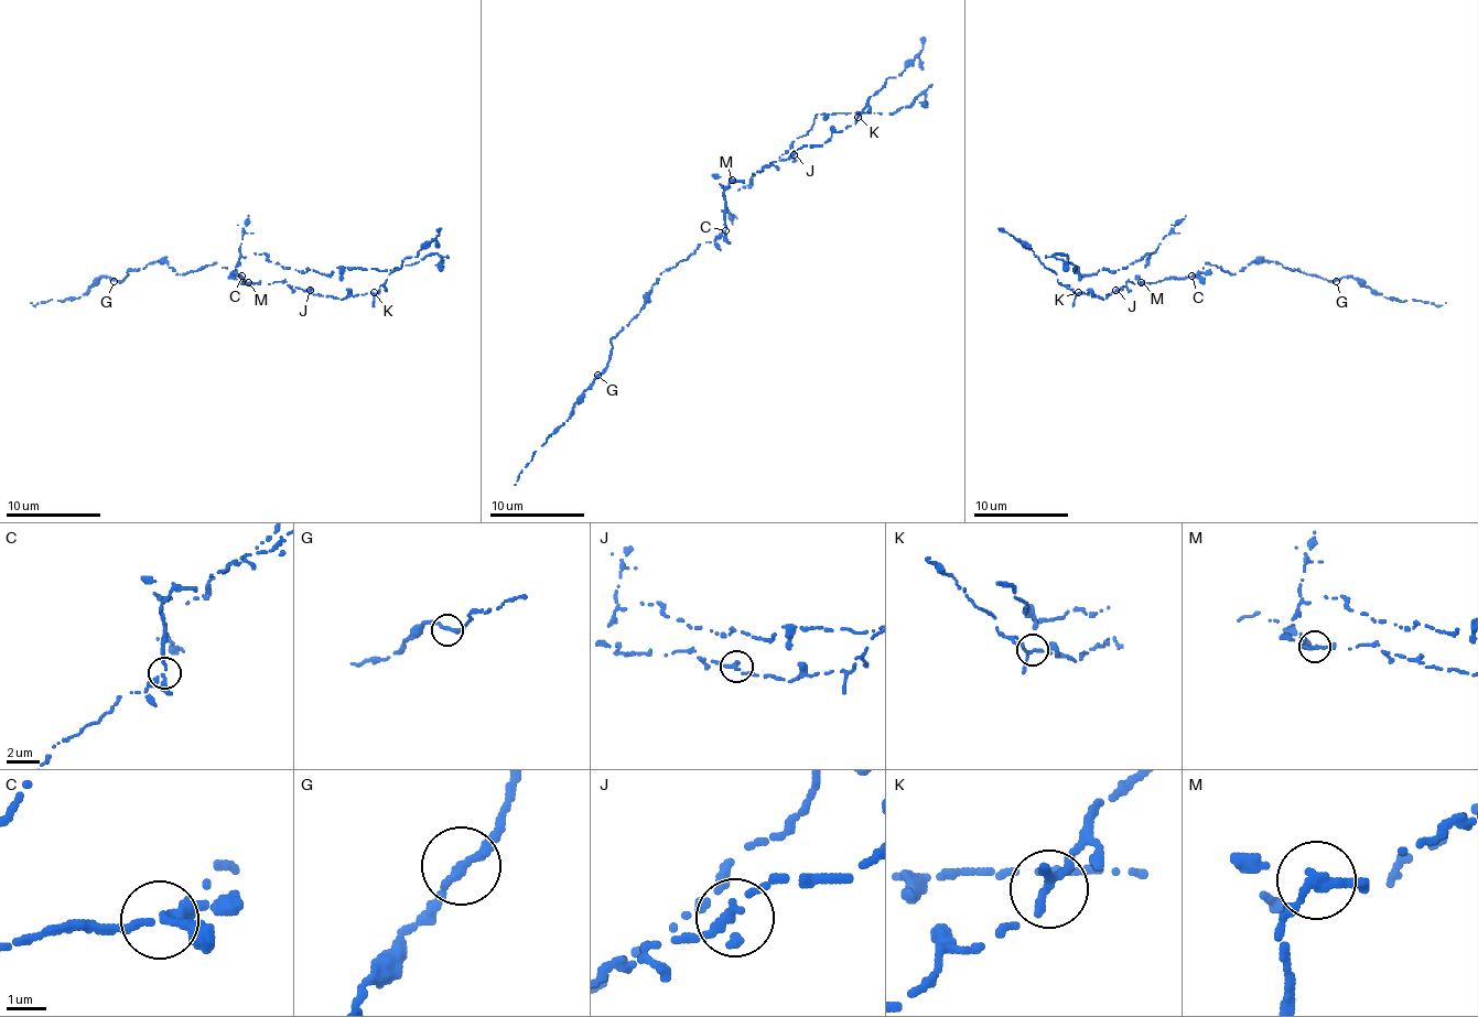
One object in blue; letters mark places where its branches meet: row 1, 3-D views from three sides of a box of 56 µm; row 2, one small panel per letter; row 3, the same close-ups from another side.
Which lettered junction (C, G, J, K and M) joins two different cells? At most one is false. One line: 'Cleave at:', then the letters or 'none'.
Cleave at: M

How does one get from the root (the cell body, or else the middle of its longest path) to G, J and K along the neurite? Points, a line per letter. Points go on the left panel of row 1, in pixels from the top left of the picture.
G: (239, 273), (216, 264), (175, 273), (165, 262), (149, 262), (142, 269), (130, 269), (121, 281), (114, 281)
J: (239, 273), (239, 283), (282, 281), (287, 285), (310, 290)
K: (239, 273), (239, 283), (282, 281), (313, 295), (332, 295), (341, 300), (374, 292)

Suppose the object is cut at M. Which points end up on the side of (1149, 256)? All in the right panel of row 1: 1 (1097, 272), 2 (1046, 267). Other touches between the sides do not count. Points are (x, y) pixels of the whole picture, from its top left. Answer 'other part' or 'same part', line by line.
1: same part
2: other part

